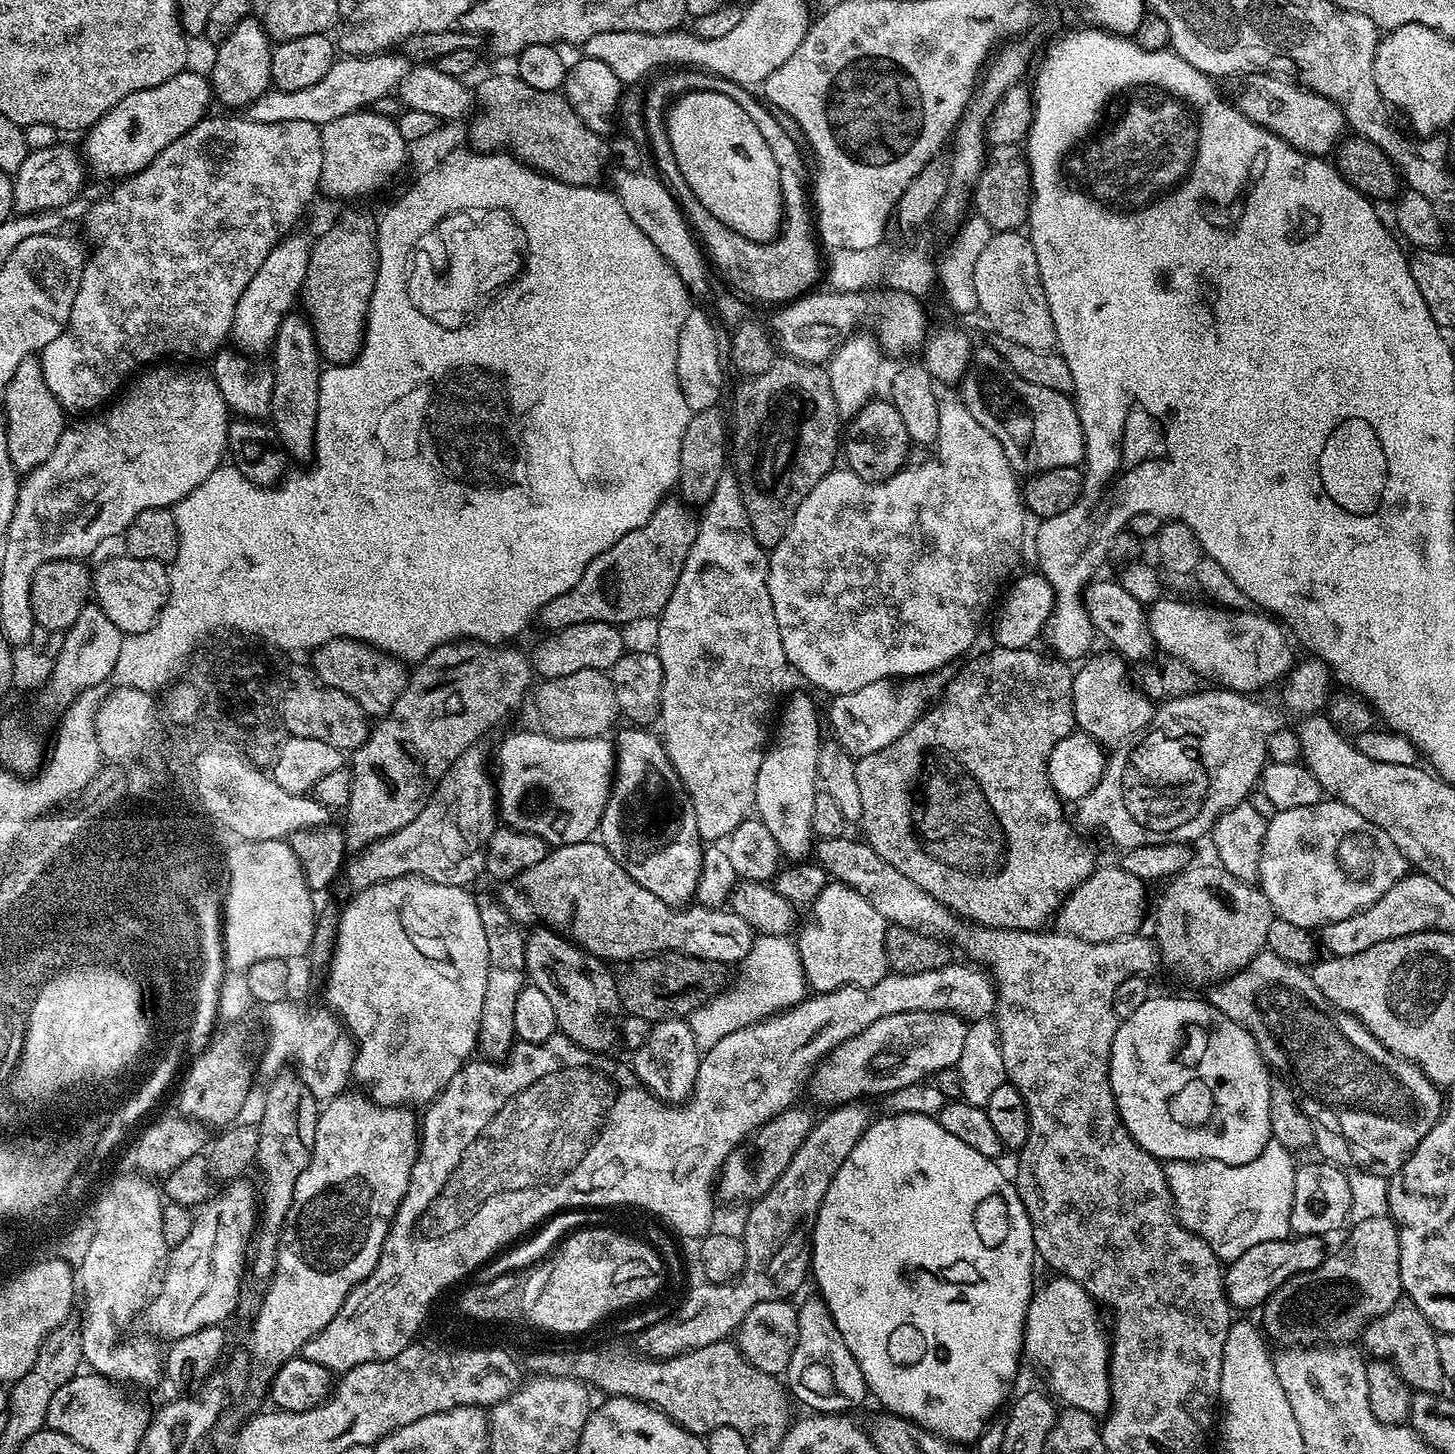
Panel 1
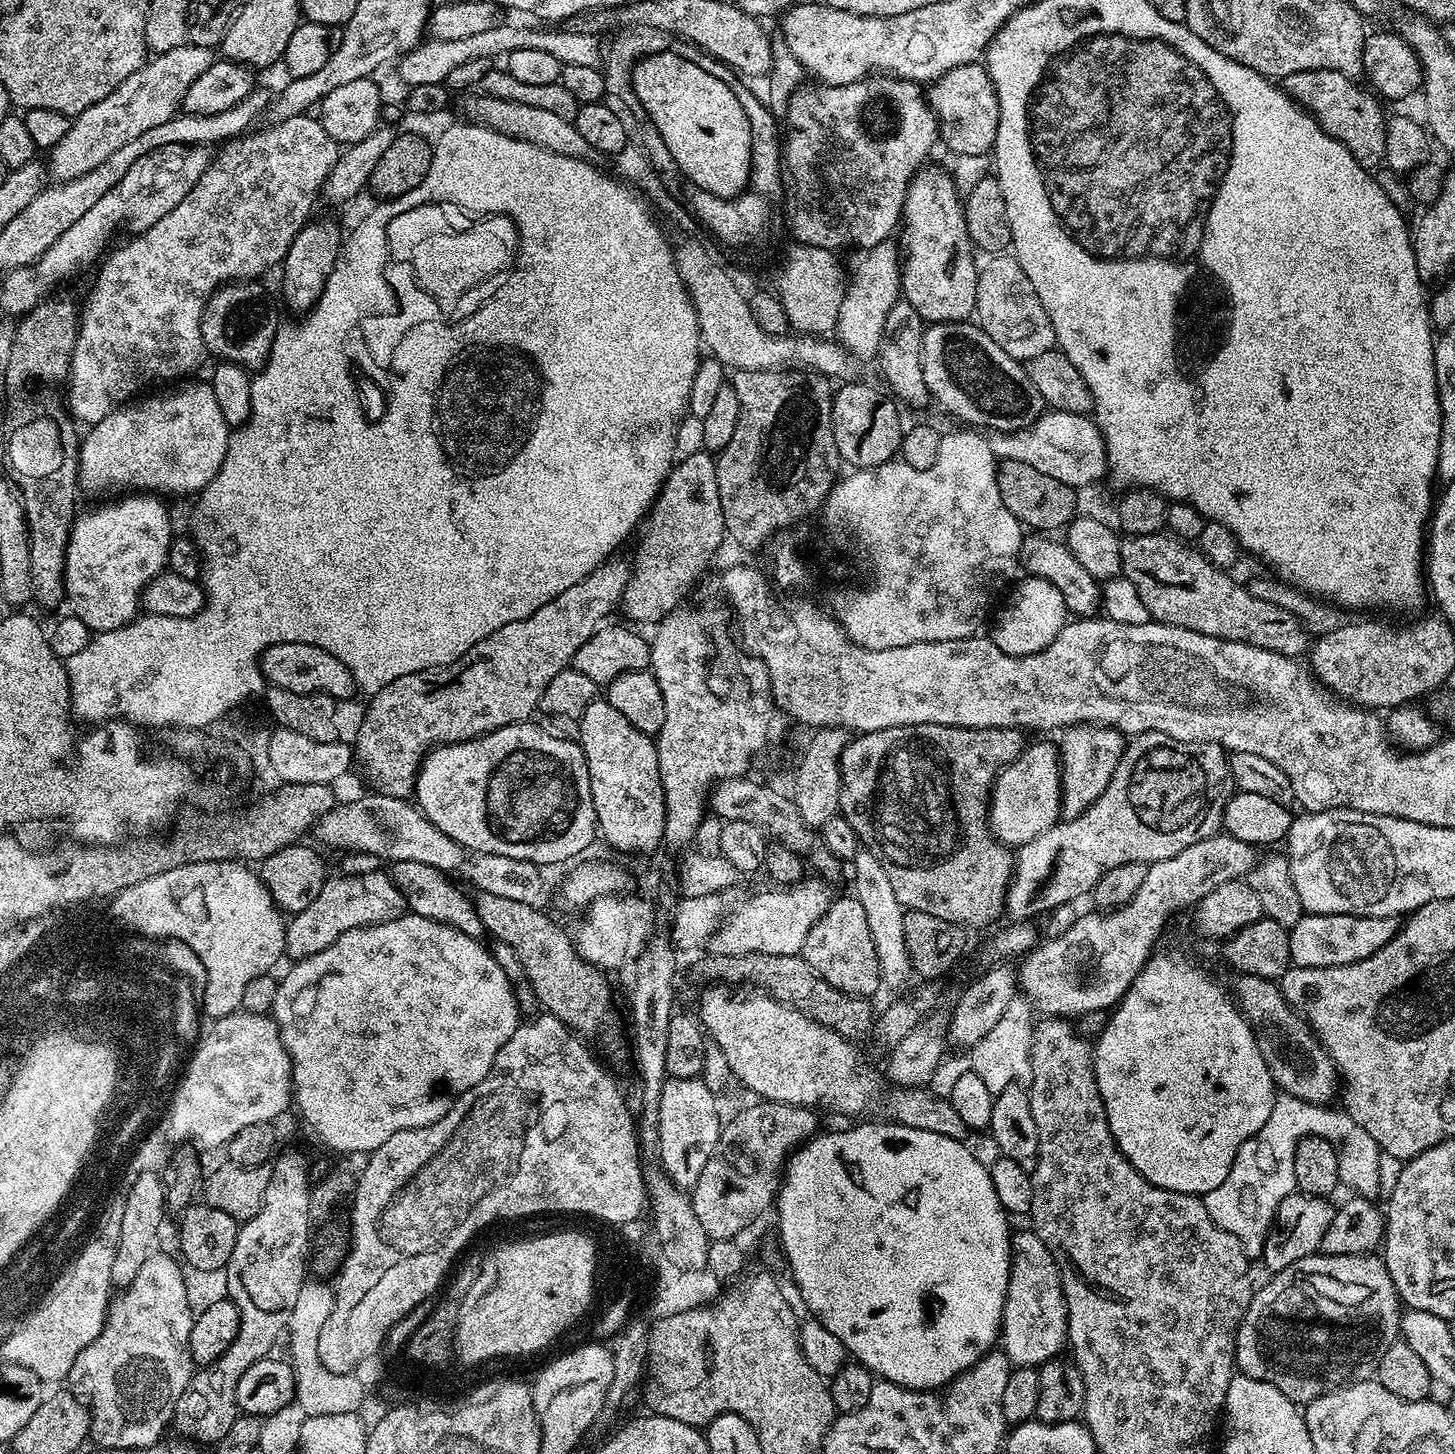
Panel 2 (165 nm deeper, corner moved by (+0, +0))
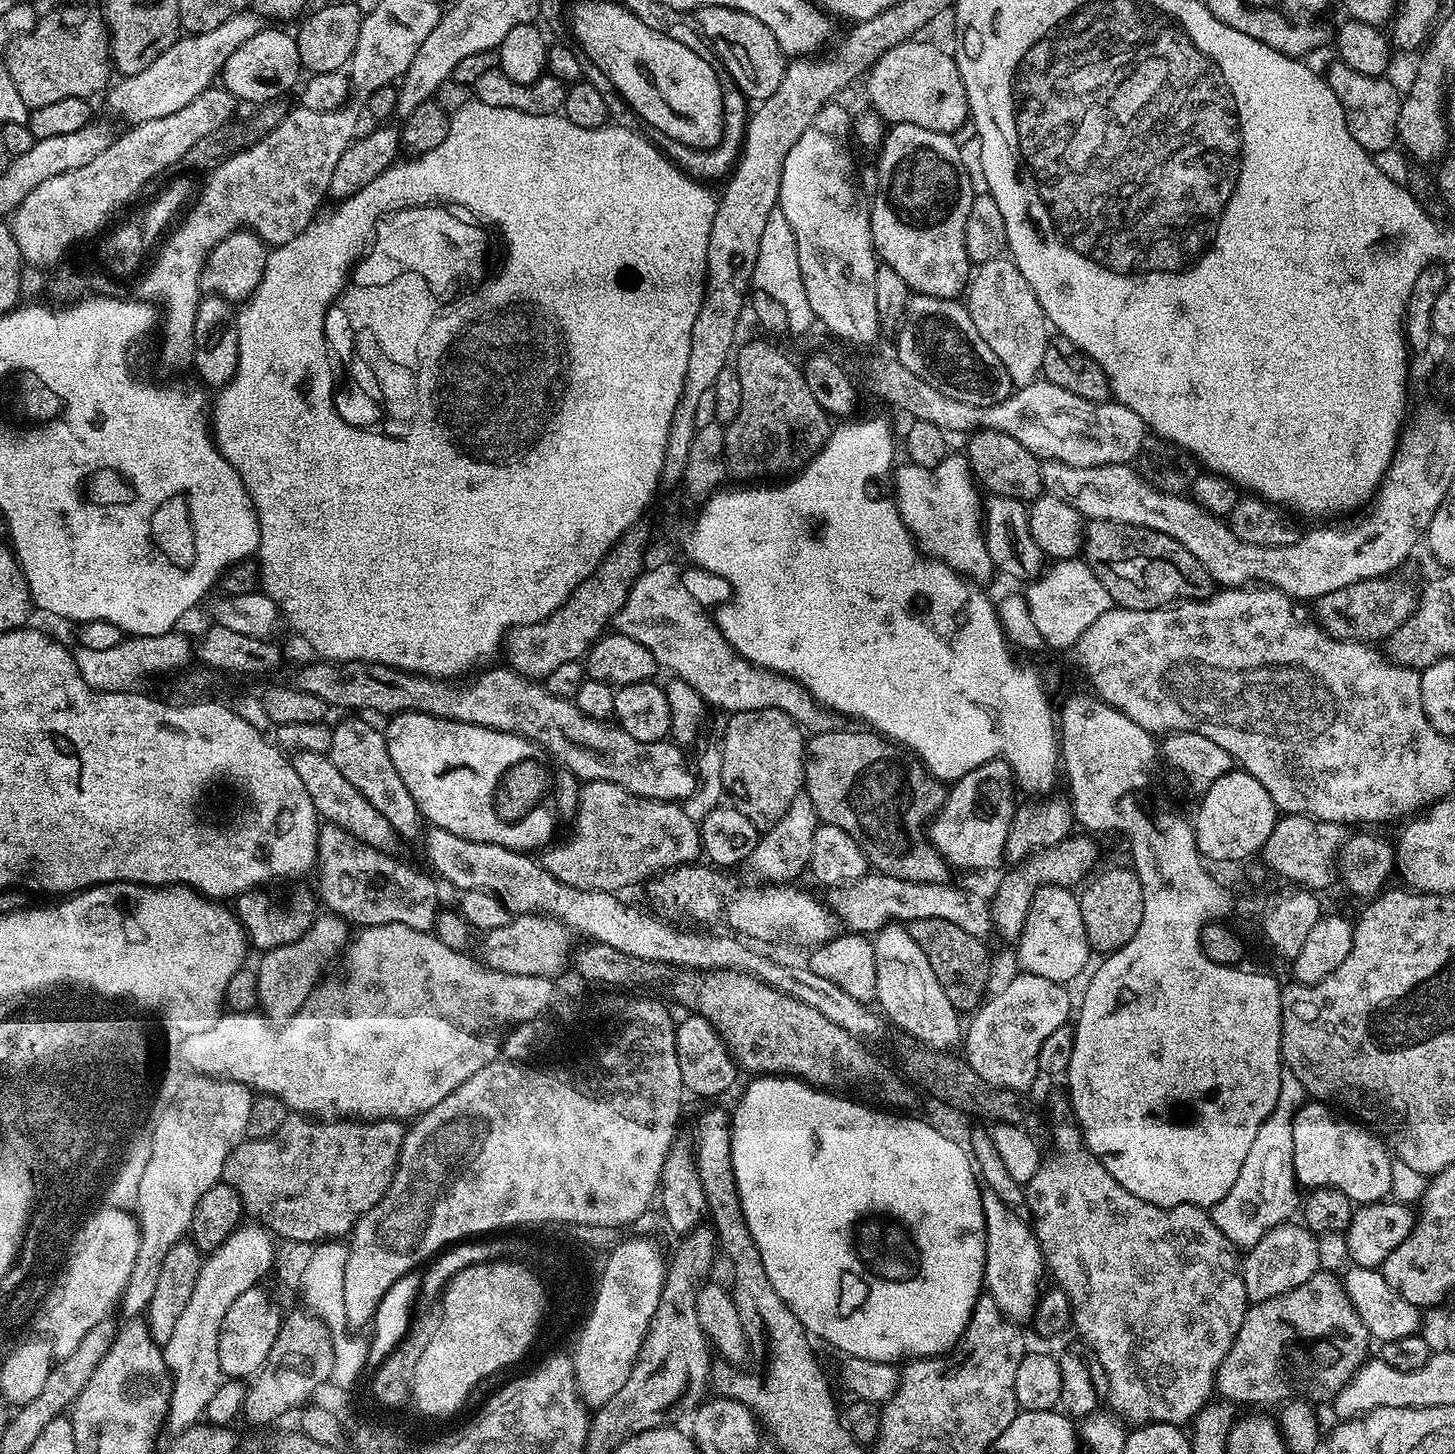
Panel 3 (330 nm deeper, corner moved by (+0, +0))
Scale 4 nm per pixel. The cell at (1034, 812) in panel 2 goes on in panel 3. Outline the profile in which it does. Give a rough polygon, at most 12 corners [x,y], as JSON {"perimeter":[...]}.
{"perimeter":[[1012,767],[947,789],[926,836],[949,866],[992,868],[1018,800]]}

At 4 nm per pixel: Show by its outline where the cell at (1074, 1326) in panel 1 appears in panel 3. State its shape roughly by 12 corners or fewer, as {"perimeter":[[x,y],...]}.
{"perimeter":[[981,1191],[984,1288],[1031,1321],[1046,1276],[1029,1221]]}

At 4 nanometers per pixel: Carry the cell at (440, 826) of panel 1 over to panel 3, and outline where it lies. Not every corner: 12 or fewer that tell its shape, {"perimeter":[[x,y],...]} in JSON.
{"perimeter":[[316,921],[255,969],[259,1007],[283,1022],[308,1001],[343,953],[350,925]]}

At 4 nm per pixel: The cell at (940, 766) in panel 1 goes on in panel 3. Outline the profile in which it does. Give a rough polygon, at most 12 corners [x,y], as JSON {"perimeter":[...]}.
{"perimeter":[[871,730],[806,740],[803,787],[877,873],[945,883],[945,785]]}

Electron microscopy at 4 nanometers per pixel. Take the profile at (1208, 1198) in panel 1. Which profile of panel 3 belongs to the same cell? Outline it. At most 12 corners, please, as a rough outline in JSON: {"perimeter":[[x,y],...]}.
{"perimeter":[[1287,1070],[1276,1108],[1213,1204],[1247,1250],[1297,1211],[1292,1120],[1306,1093]]}

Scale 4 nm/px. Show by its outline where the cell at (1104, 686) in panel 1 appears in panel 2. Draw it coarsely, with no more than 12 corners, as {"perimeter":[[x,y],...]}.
{"perimeter":[[1103,724],[1063,729],[1060,807],[1099,796],[1126,747]]}

